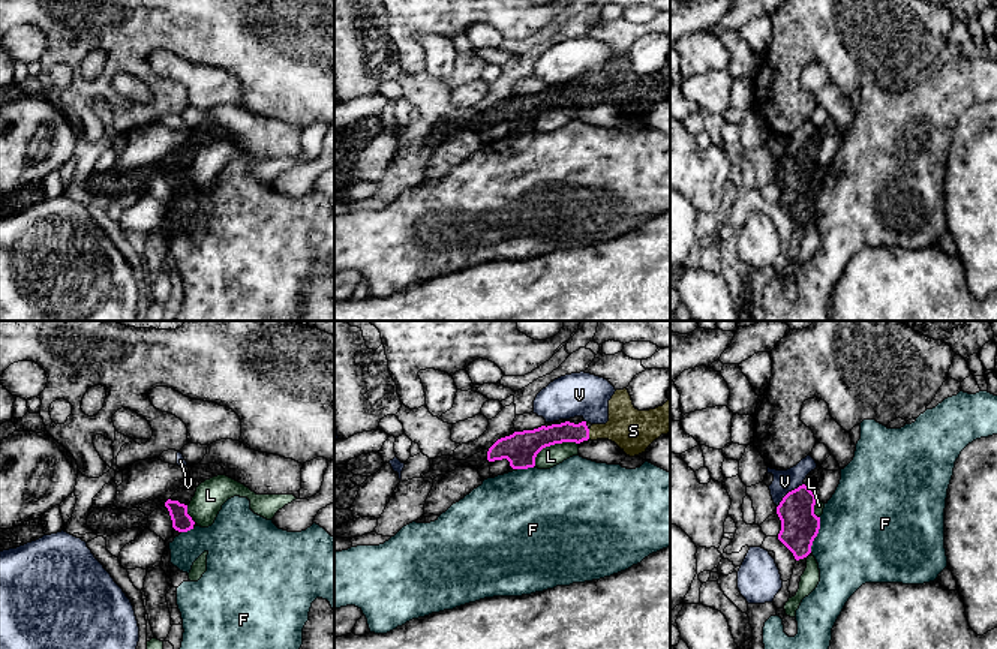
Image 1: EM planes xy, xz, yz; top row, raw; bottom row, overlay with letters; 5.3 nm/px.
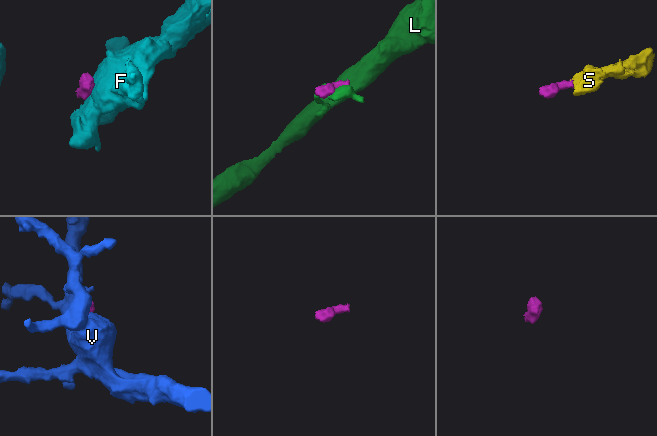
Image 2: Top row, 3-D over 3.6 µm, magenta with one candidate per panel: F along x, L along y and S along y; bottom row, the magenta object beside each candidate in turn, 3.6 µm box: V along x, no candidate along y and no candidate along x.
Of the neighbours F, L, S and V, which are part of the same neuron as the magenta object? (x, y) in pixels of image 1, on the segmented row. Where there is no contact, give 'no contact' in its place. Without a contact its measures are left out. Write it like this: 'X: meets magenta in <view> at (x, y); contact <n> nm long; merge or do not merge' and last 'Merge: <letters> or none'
F: meets magenta in yz at (816, 535); contact 200 nm long; do not merge
L: meets magenta in xz at (552, 444); contact 260 nm long; do not merge
S: meets magenta in xz at (588, 433); contact 60 nm long; merge
V: meets magenta in yz at (787, 493); contact 190 nm long; do not merge
Merge: S

